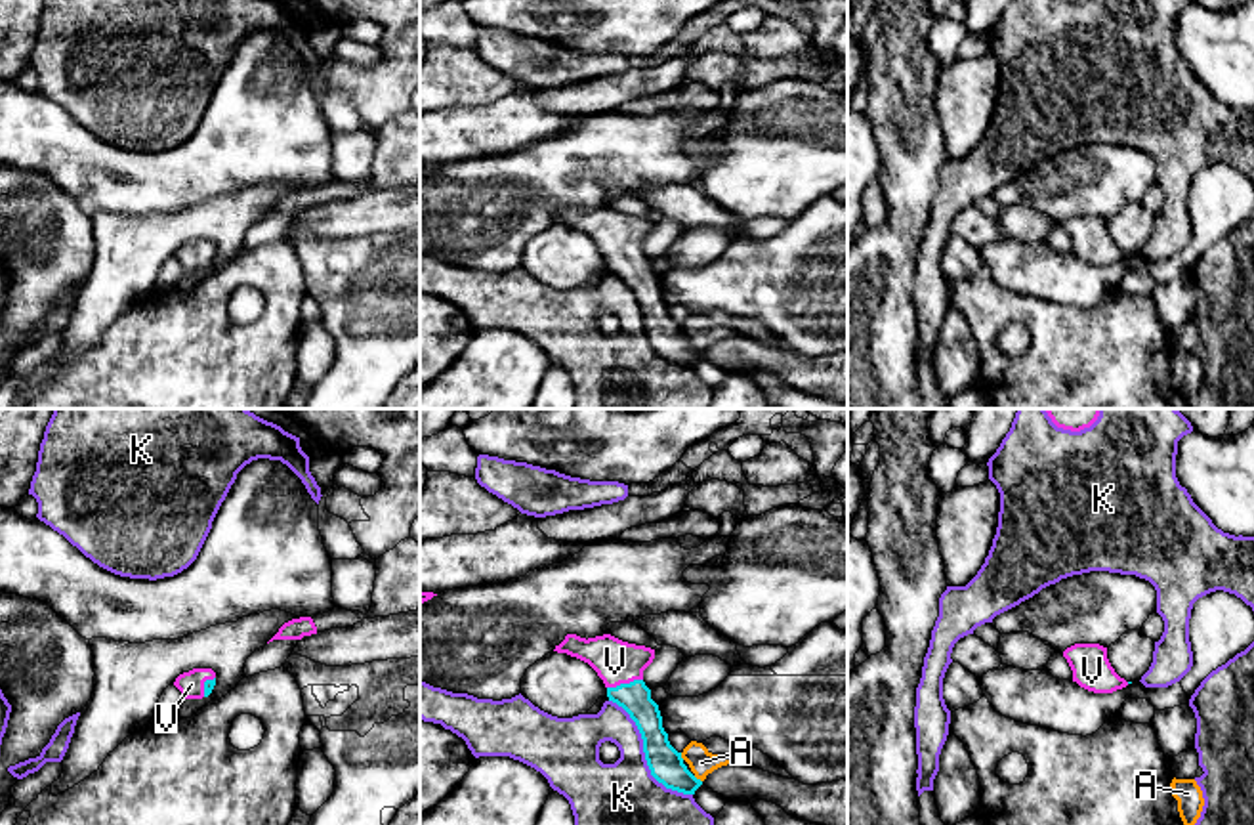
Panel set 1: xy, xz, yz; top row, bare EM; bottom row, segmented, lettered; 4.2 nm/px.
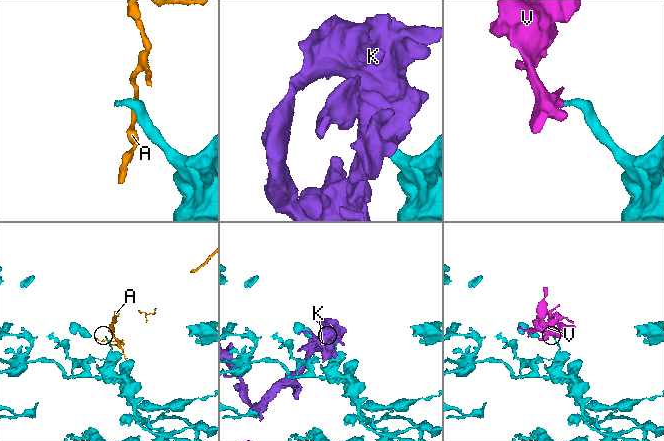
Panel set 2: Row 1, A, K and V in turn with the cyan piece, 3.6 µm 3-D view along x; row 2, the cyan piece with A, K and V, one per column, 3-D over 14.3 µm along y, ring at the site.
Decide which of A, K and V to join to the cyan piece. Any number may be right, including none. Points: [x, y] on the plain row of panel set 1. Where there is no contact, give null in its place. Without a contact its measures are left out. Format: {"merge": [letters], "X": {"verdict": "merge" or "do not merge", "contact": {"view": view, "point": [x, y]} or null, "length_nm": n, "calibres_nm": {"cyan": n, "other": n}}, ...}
{"merge": ["V"], "A": {"verdict": "do not merge", "contact": {"view": "xz", "point": [695, 350]}, "length_nm": 50, "calibres_nm": {"cyan": 150, "other": 110}}, "K": {"verdict": "do not merge", "contact": {"view": "xz", "point": [646, 327]}, "length_nm": 550, "calibres_nm": {"cyan": 150, "other": 380}}, "V": {"verdict": "merge", "contact": {"view": "xz", "point": [625, 256]}, "length_nm": 160, "calibres_nm": {"cyan": 140, "other": 190}}}

